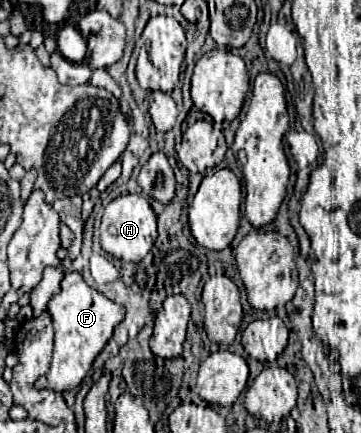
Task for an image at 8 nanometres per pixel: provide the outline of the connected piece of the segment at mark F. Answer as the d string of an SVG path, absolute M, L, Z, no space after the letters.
M65 273L61 281L61 293L55 295L49 305L47 313L53 321L55 329L55 349L51 367L43 376L48 381L46 389L54 391L67 391L77 387L87 371L91 369L95 357L103 351L107 341L113 335L113 329L123 321L125 313L121 305L115 305L111 299L107 299L103 293L89 287L79 273Z

